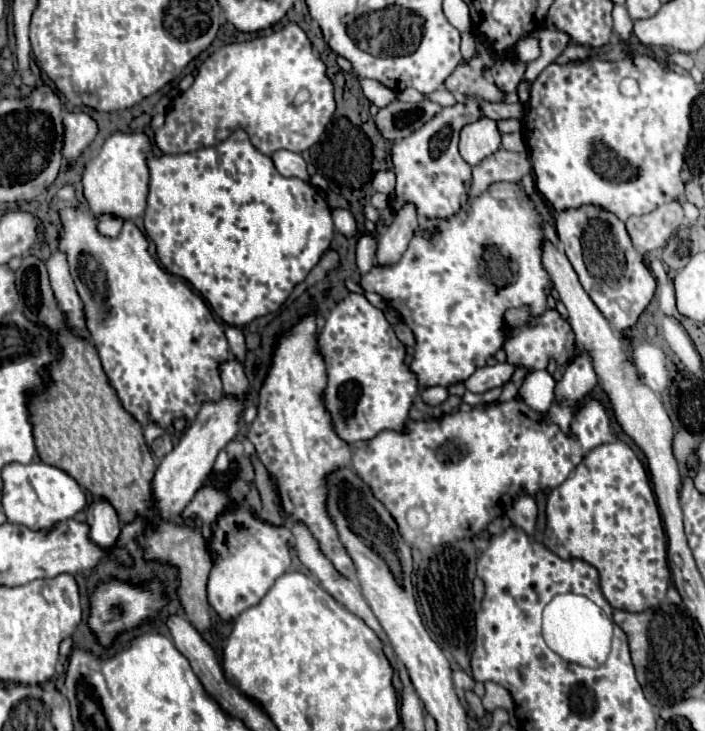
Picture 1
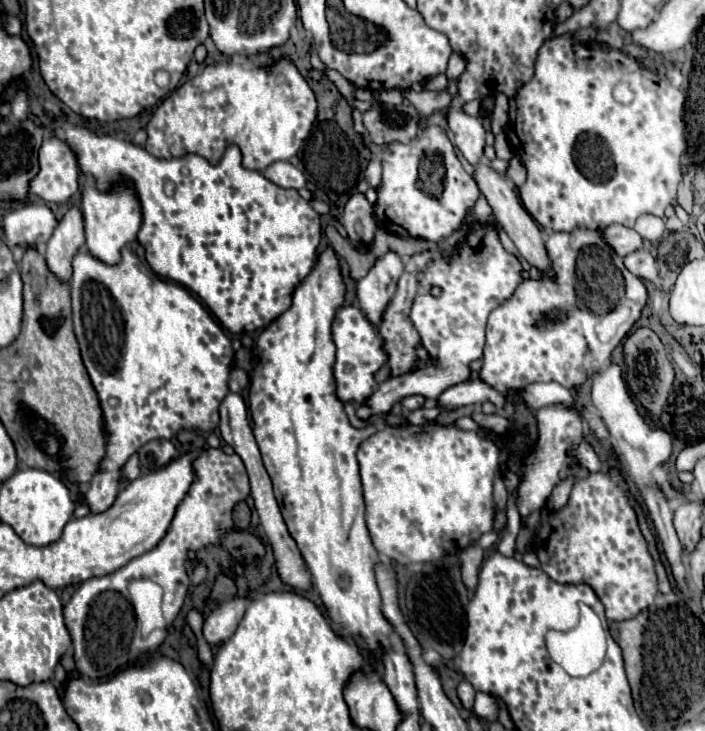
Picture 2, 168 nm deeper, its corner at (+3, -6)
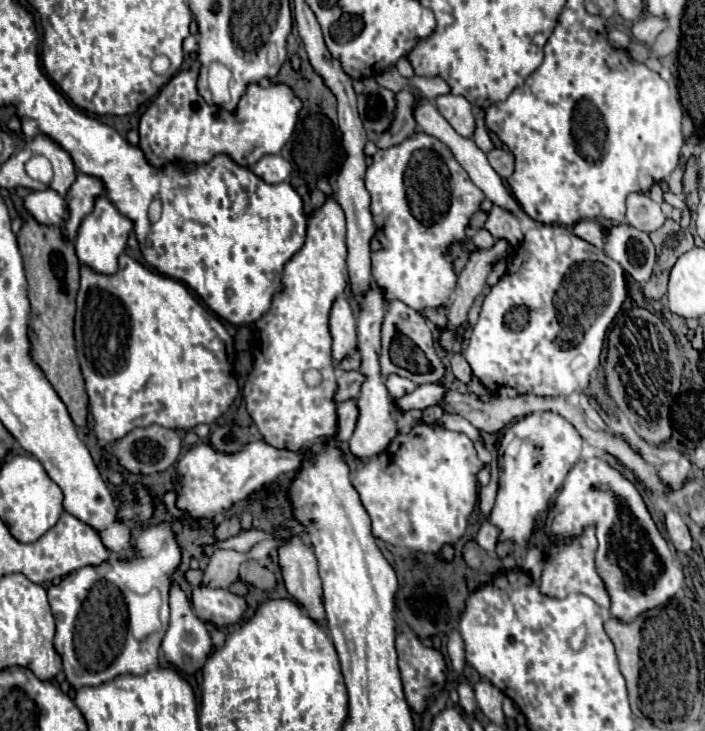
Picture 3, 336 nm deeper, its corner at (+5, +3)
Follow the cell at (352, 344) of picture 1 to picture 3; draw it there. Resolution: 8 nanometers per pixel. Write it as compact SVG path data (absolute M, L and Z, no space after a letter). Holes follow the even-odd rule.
M338 298L330 312L330 332L332 332L332 356L336 362L358 352L358 332L356 318L348 300Z

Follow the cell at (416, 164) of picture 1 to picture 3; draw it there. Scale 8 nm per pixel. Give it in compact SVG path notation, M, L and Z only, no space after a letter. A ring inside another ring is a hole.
M418 132L396 146L378 150L366 170L366 190L372 196L370 210L378 228L376 236L384 246L382 250L372 252L372 276L376 284L386 288L386 296L390 296L390 300L398 298L410 308L416 308L418 312L428 306L438 308L446 304L458 278L450 266L450 256L446 248L454 240L466 238L470 216L478 212L478 206L484 200L482 192L472 184L472 180L466 176L466 170L454 160L446 144L424 132Z

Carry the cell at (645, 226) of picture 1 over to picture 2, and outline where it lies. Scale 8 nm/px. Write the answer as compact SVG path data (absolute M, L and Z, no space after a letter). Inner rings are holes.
M624 225L604 227L600 231L600 237L604 237L604 243L610 245L616 251L616 255L620 255L620 257L626 257L628 253L642 247L642 237L634 229L628 229Z

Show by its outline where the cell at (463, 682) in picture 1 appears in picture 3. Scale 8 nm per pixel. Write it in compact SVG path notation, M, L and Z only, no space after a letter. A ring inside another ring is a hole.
M460 682L458 684L458 694L460 694L460 706L464 708L466 714L472 714L476 710L476 700L474 700L474 690L470 684Z

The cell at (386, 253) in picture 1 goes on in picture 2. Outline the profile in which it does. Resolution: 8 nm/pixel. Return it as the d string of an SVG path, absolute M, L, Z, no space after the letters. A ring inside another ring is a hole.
M390 251L376 261L376 265L370 269L366 277L358 281L356 287L358 303L368 321L372 321L372 325L376 327L380 325L380 317L384 315L388 301L396 293L396 283L402 271L404 271L402 257Z

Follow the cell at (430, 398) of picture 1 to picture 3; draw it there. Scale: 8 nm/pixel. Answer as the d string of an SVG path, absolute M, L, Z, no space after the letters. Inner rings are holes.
M388 376L386 380L386 388L388 388L388 394L398 400L402 398L404 394L410 394L416 390L416 384L412 380L402 380L400 376Z

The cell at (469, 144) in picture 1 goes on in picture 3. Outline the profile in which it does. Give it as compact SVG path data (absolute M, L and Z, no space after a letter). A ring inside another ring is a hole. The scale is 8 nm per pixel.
M454 94L438 96L436 98L436 108L460 136L464 136L464 138L474 136L476 122L474 122L472 106L464 96L454 96Z

